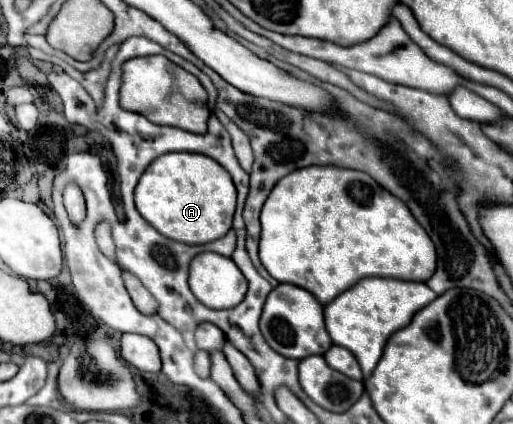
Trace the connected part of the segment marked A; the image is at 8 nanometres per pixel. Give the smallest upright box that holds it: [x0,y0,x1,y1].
[135,151,237,245]

